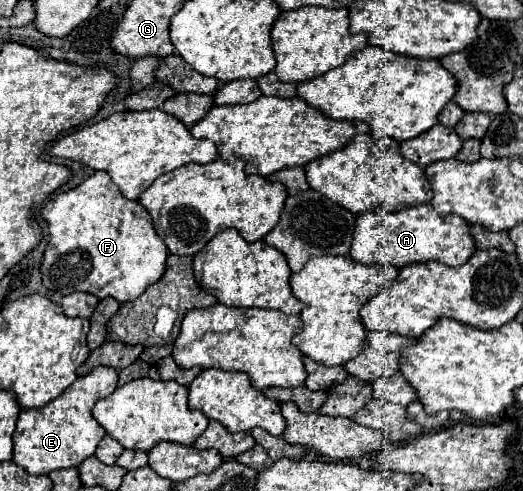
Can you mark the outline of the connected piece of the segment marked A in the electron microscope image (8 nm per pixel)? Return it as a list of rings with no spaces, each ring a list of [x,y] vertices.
[[[414,204],[396,212],[386,212],[382,206],[376,206],[356,216],[356,232],[348,256],[362,264],[396,268],[426,260],[438,260],[446,266],[462,266],[474,250],[476,248],[468,234],[468,222],[458,216],[442,218],[430,204]]]

